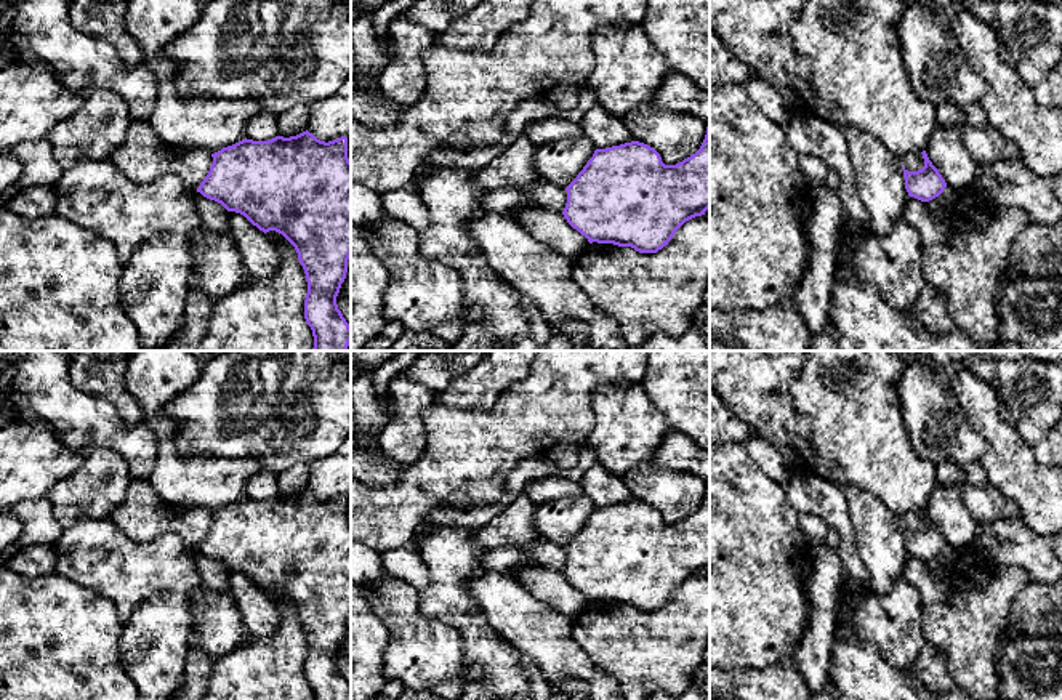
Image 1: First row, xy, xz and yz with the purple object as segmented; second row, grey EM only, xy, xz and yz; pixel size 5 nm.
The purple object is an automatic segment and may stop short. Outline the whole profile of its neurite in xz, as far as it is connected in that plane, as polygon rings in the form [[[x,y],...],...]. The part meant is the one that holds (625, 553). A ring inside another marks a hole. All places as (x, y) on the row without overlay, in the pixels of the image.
[[[710,484],[700,508],[676,524],[665,524],[654,506],[639,500],[596,508],[565,549],[562,573],[589,602],[657,612],[686,580],[710,567]]]

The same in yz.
[[[926,509],[921,511],[924,517],[924,525],[918,530],[903,529],[905,548],[910,556],[915,556],[921,561],[929,561],[939,556],[947,546],[945,538],[939,529],[929,519]]]

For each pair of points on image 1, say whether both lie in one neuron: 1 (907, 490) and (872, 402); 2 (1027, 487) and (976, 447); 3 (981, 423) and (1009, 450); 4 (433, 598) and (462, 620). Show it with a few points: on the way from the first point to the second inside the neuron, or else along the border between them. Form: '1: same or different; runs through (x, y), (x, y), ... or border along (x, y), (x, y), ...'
1: same; runs through (888, 468), (872, 452), (872, 425)
2: different; border along (969, 420), (989, 450), (981, 460)
3: same; runs through (987, 428), (1003, 444)
4: same; runs through (439, 599), (455, 614)

